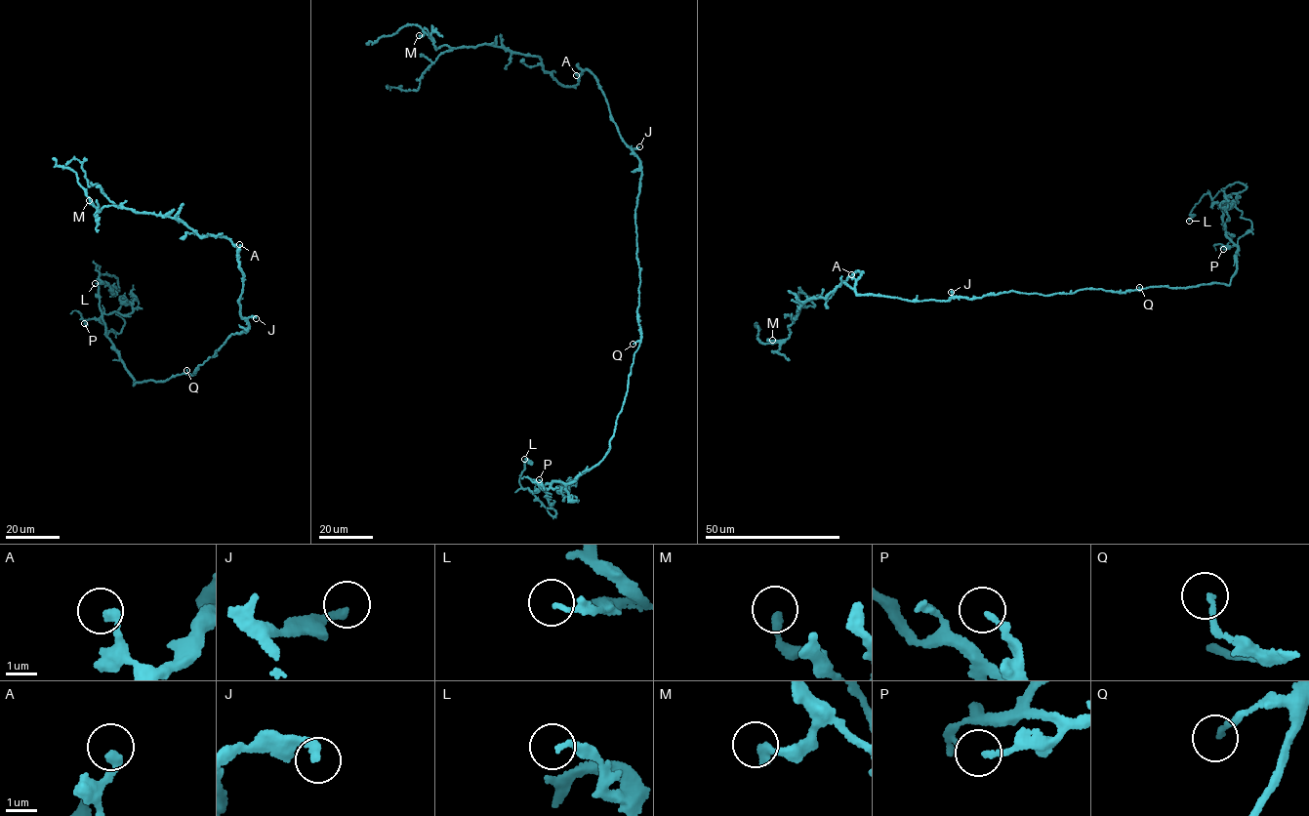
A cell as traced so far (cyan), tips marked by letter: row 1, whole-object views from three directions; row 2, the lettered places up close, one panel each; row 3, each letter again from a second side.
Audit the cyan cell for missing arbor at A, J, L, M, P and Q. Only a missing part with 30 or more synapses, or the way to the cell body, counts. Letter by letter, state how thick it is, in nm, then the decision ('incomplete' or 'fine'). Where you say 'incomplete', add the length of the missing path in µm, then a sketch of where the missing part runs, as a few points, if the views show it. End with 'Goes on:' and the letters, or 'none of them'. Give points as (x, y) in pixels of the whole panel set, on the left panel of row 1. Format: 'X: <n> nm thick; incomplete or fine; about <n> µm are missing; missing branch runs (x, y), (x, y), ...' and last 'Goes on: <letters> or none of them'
A: 280 nm thick; fine
J: 280 nm thick; fine
L: 130 nm thick; fine
M: 320 nm thick; fine
P: 180 nm thick; fine
Q: 170 nm thick; fine
Goes on: none of them

